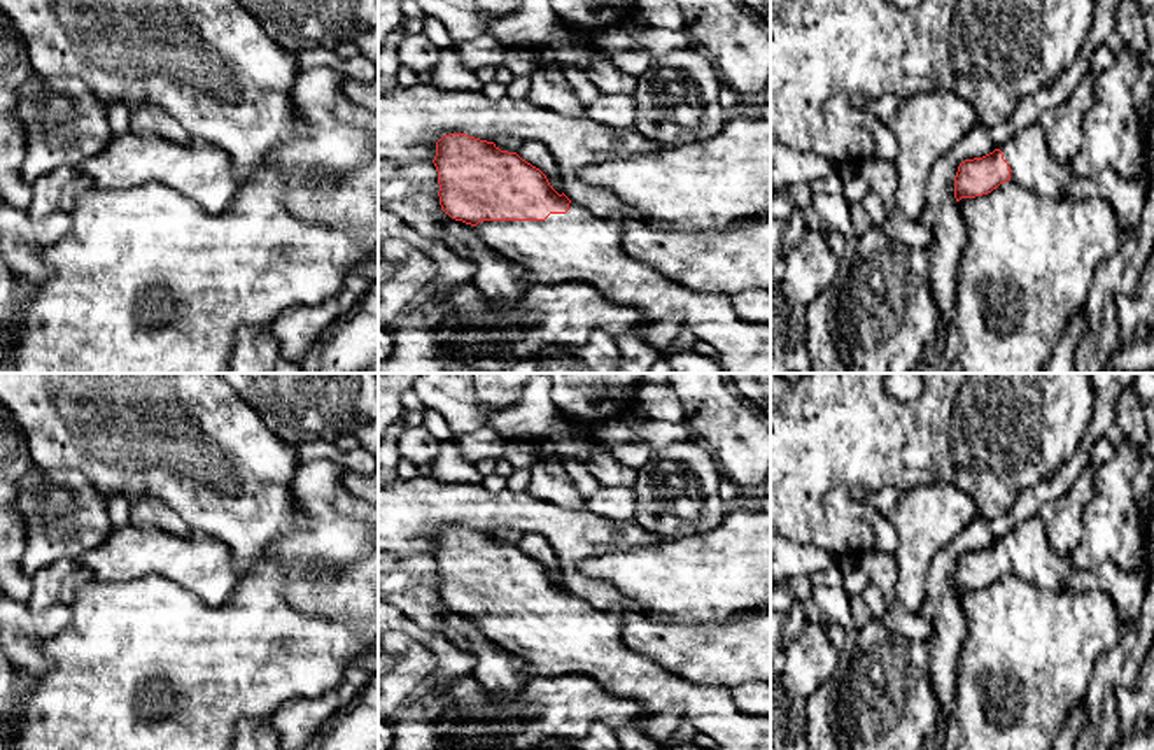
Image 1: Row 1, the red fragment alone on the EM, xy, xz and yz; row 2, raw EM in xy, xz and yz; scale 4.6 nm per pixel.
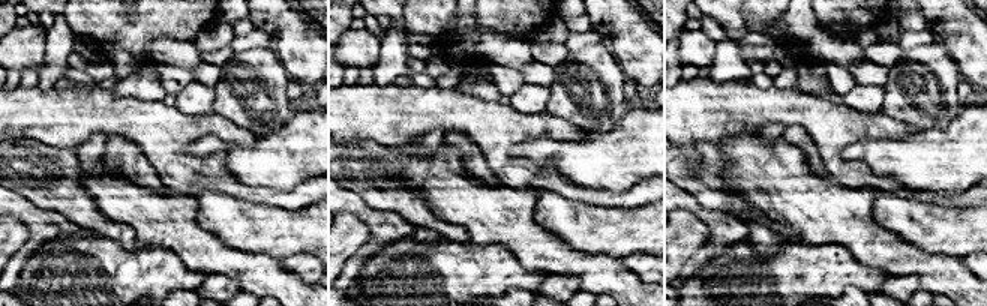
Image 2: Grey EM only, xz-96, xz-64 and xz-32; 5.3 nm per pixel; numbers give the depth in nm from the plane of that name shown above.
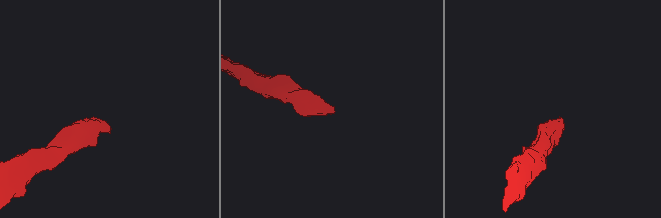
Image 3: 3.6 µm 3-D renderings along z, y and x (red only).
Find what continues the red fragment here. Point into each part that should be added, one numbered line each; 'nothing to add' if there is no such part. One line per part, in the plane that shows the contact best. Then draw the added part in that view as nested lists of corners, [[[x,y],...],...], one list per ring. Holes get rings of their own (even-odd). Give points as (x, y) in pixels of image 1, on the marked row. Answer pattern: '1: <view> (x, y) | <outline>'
1: xz (578, 244) | [[[571,202],[566,214],[550,214],[545,221],[482,221],[475,228],[485,245],[527,268],[538,284],[581,279],[613,303],[636,307],[644,319],[683,314],[683,331],[711,343],[725,373],[771,373],[771,324],[739,317],[730,296],[690,291],[650,265],[632,259],[622,242],[625,221],[622,214],[599,216]]]

